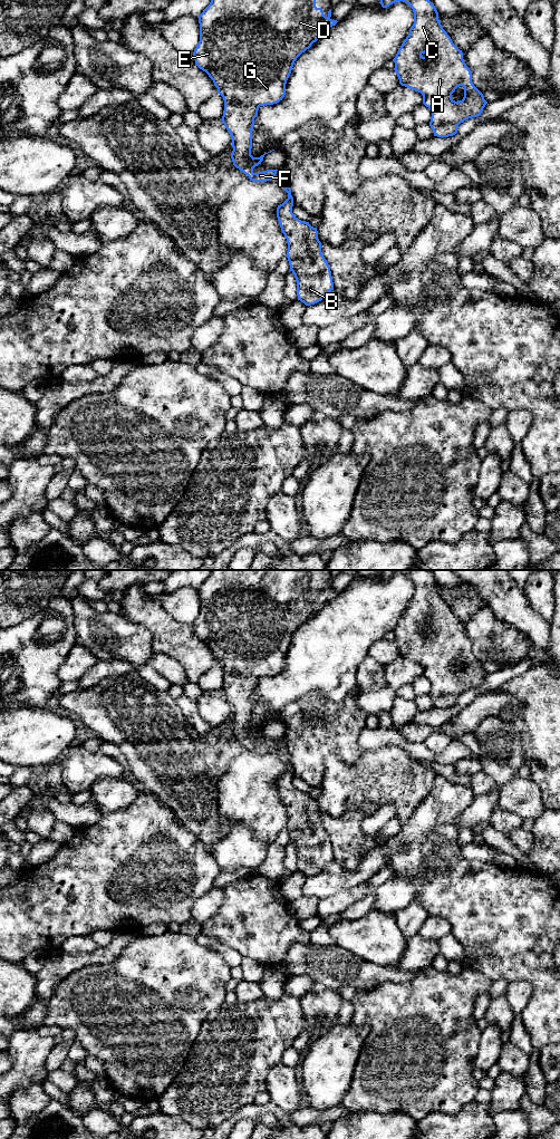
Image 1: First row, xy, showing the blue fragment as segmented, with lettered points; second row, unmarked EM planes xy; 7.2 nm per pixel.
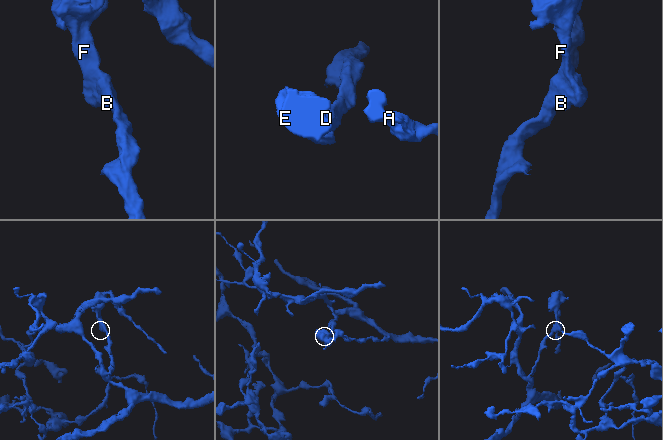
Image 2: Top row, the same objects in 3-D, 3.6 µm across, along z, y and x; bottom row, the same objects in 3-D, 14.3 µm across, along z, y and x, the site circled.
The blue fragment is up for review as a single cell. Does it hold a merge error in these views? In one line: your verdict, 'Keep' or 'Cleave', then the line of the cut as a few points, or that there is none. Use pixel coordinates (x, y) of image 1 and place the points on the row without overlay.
Keep. No split

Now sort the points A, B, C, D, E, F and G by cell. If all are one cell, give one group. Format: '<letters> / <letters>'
A B C D E F G

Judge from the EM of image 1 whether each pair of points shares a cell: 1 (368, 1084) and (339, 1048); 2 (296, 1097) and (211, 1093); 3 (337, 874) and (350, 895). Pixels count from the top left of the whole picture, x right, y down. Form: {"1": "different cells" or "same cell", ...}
{"1": "different cells", "2": "different cells", "3": "different cells"}

